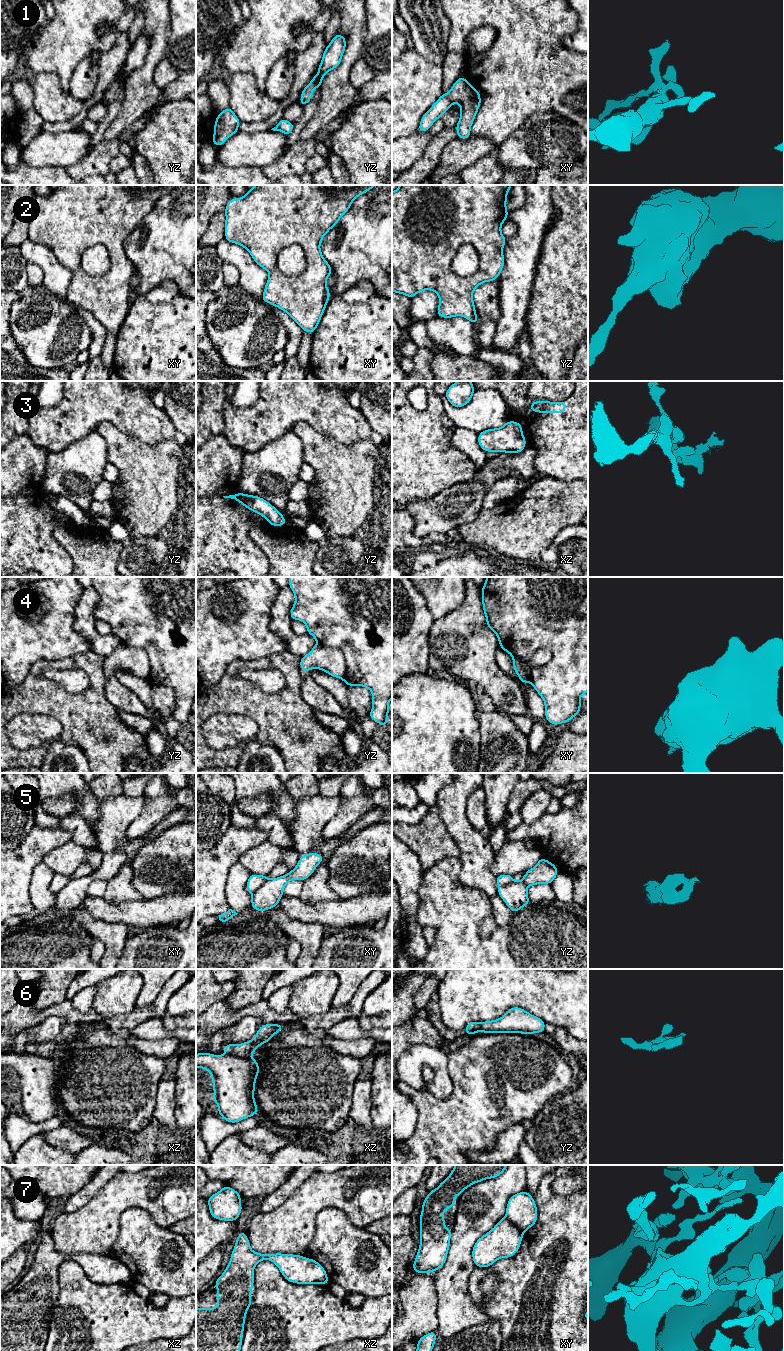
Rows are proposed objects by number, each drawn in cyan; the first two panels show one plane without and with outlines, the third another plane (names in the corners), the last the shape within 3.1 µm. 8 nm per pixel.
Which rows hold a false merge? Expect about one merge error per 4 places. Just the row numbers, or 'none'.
2, 3, 4, 6

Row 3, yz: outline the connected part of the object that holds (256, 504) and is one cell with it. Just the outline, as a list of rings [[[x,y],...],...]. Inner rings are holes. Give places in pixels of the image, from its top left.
[[[241,492],[237,494],[240,498],[240,503],[244,507],[263,516],[268,521],[268,524],[272,526],[287,525],[284,516],[265,499],[259,496],[243,494]]]

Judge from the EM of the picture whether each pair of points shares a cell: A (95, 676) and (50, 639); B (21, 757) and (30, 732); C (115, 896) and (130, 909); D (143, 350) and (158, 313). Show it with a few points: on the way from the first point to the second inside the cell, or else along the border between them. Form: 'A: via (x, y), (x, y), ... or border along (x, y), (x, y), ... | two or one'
A: border along (89, 649), (47, 661) | two
B: border along (10, 741), (18, 748), (40, 746) | two
C: border along (102, 897), (110, 903), (139, 901), (142, 898) | two
D: via (152, 341), (158, 335), (158, 322) | one

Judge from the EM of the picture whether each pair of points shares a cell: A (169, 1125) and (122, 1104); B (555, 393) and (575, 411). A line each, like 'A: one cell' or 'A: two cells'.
A: two cells
B: two cells

